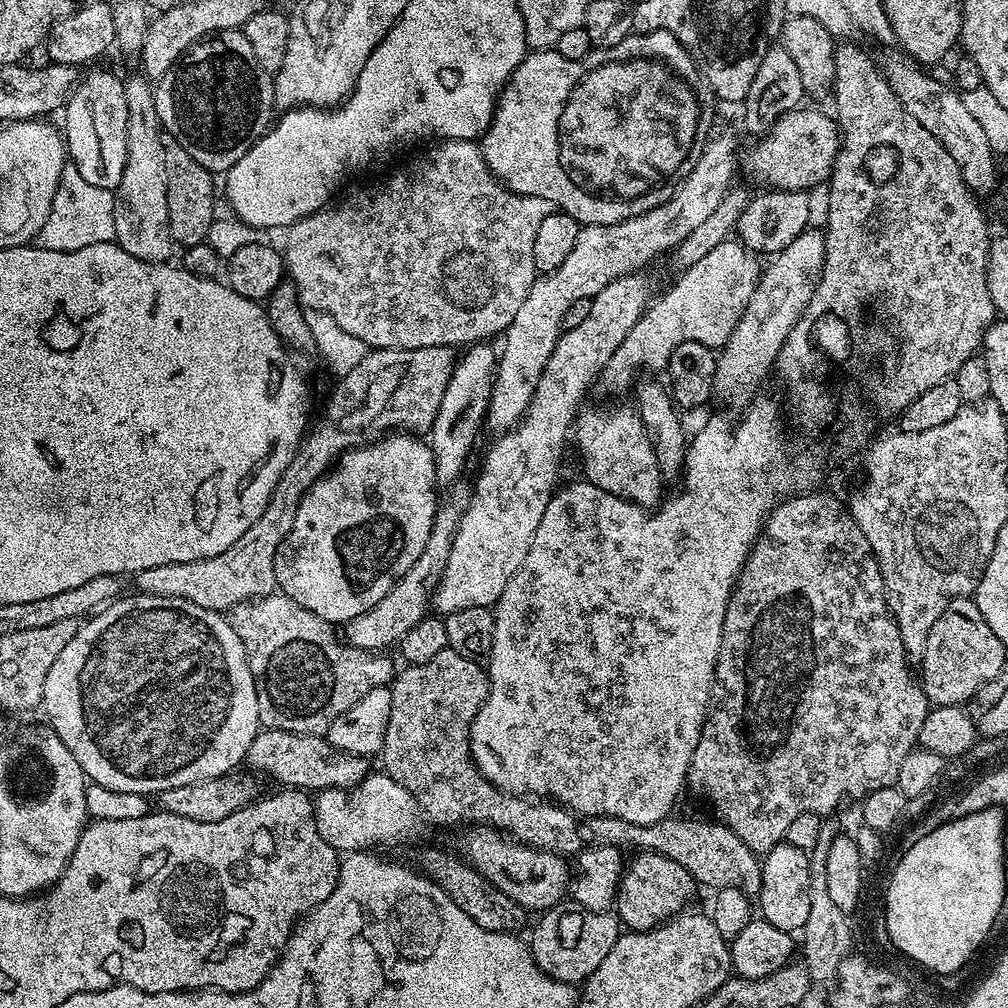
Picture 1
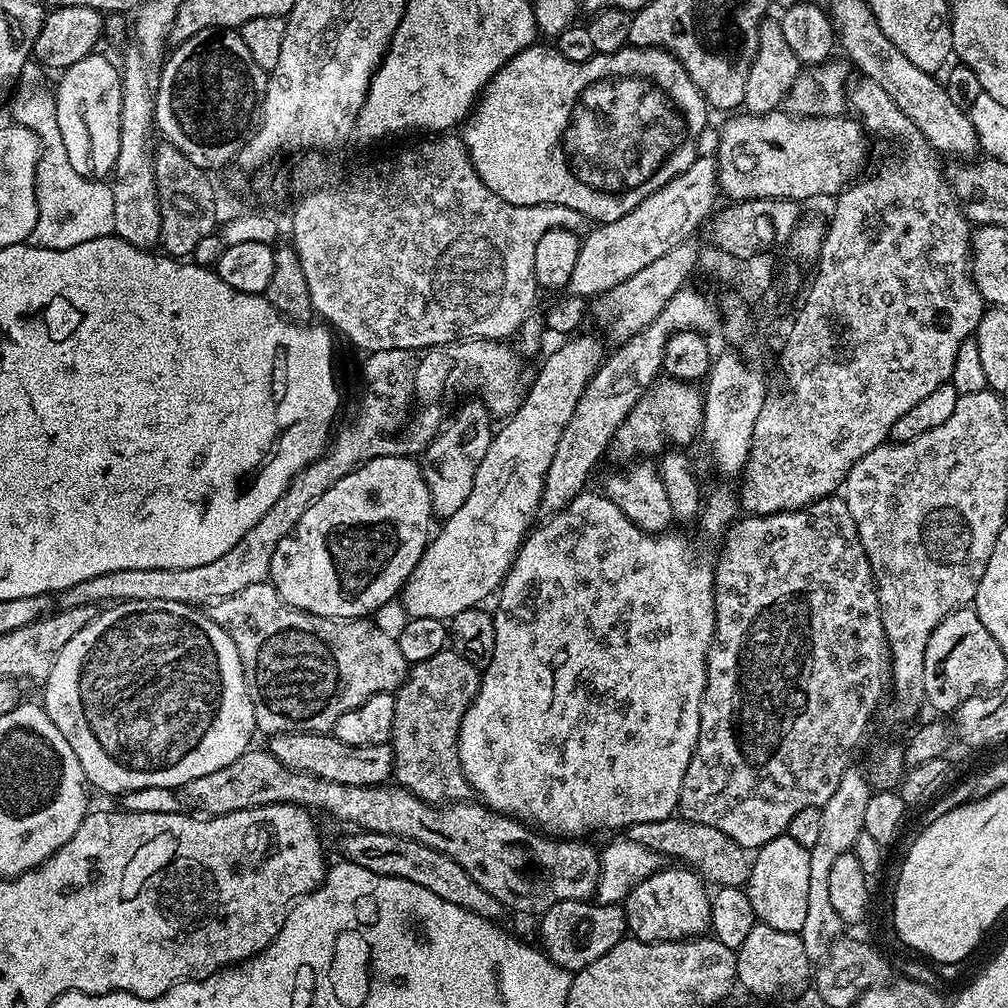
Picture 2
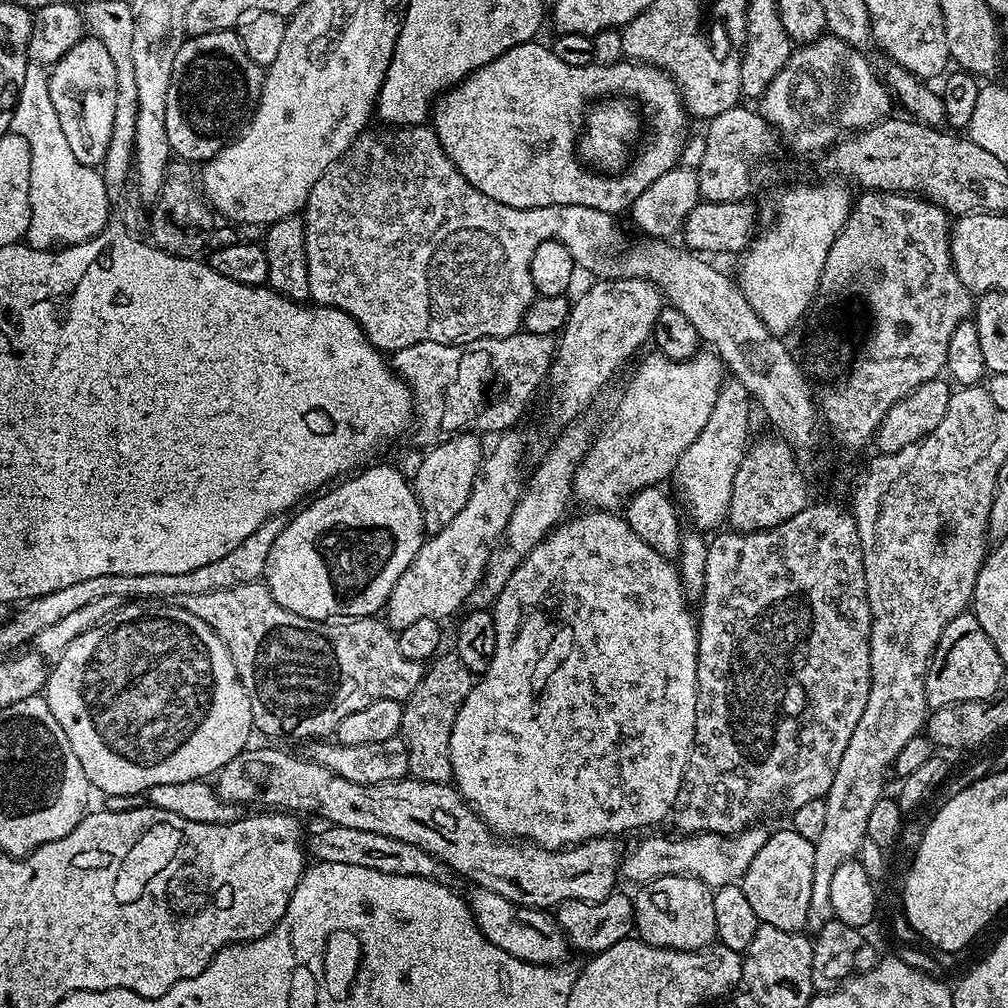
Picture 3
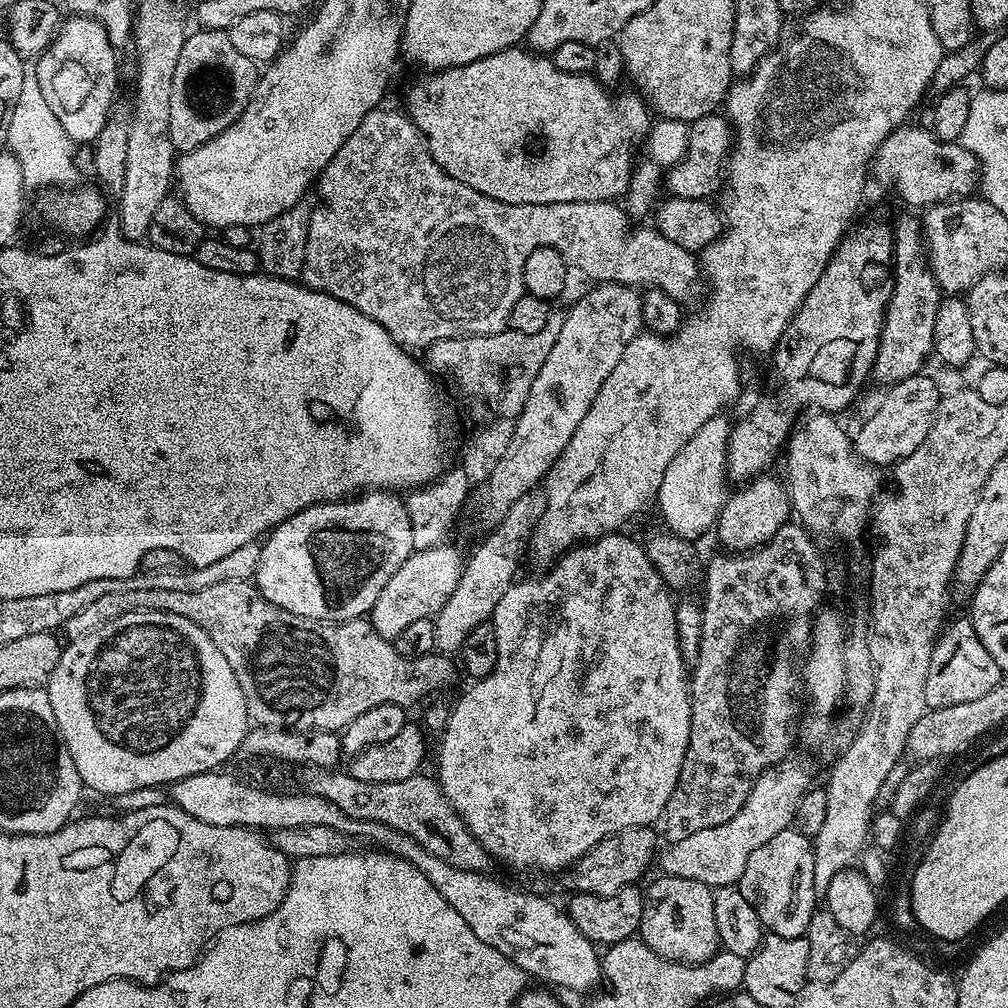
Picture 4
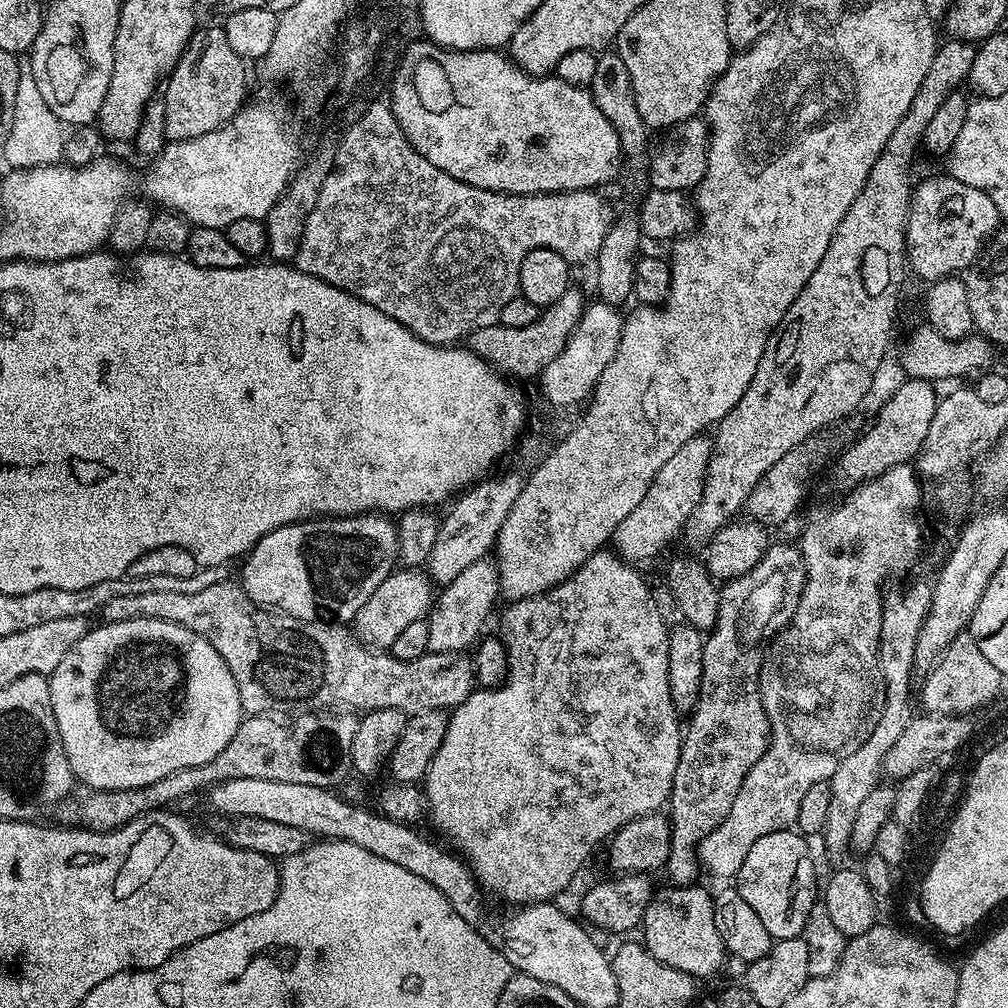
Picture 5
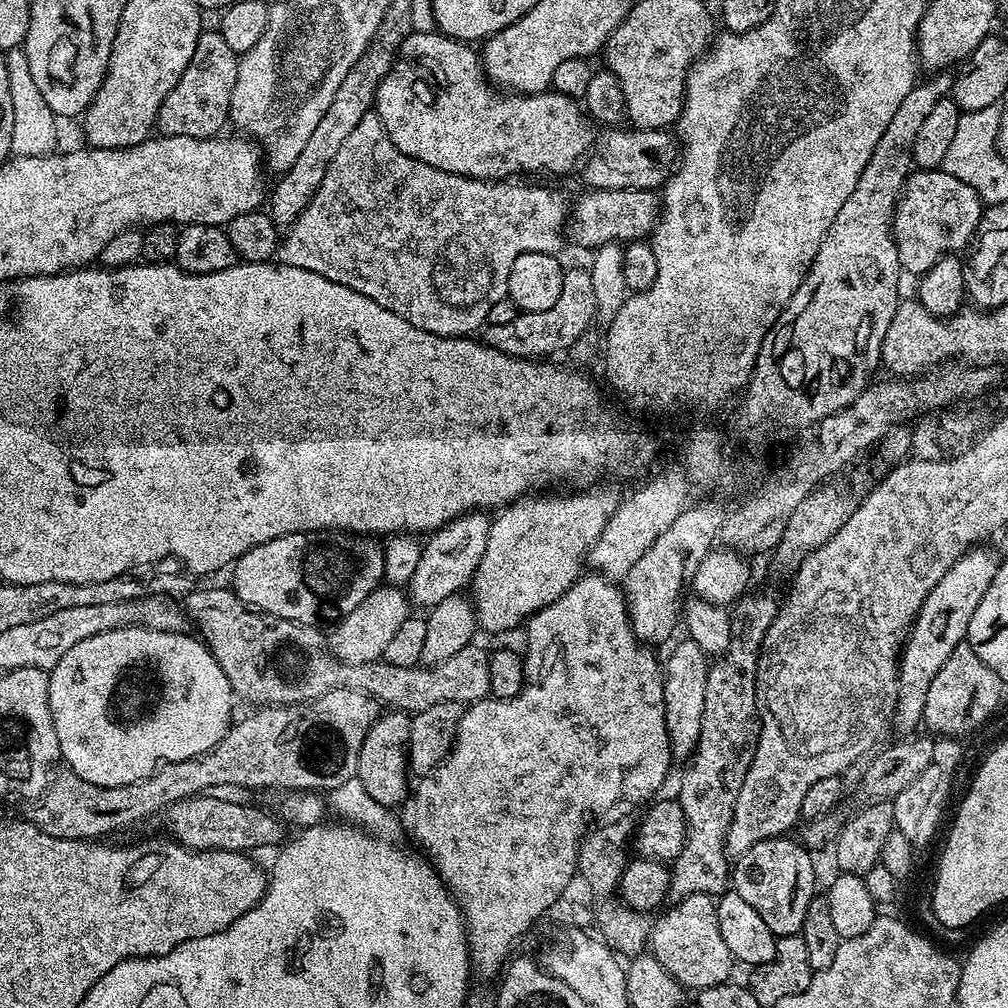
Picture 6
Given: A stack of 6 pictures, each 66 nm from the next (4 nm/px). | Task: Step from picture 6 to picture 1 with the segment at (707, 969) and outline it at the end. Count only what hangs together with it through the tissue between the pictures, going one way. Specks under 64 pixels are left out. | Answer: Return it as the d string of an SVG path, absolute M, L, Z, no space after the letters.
M644 854L637 857L624 869L624 877L620 879L620 888L616 892L614 912L625 929L649 932L651 928L658 928L679 917L687 909L684 907L691 902L692 895L698 891L698 885L686 869L670 858L656 856L652 859Z

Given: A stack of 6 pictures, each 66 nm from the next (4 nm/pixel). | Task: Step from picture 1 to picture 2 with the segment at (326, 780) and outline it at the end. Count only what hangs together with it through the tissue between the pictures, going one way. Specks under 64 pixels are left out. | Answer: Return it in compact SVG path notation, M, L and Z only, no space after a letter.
M282 732L271 737L266 744L267 751L295 772L305 772L342 786L362 786L374 788L384 786L394 776L394 754L391 743L347 744L331 734L323 732Z

